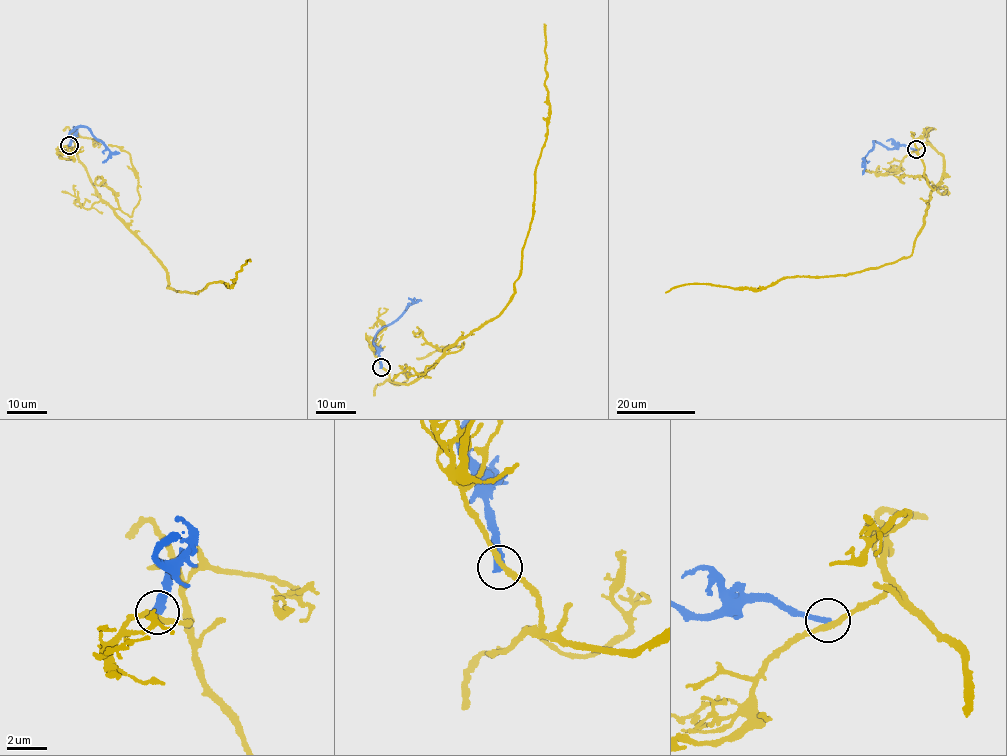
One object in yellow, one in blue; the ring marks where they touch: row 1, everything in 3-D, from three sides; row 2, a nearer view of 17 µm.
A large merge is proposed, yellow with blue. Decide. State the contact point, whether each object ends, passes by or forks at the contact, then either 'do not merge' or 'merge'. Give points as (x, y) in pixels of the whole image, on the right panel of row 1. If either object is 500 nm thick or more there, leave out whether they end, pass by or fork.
at (916, 149); yellow passes by; blue ends there; do not merge

